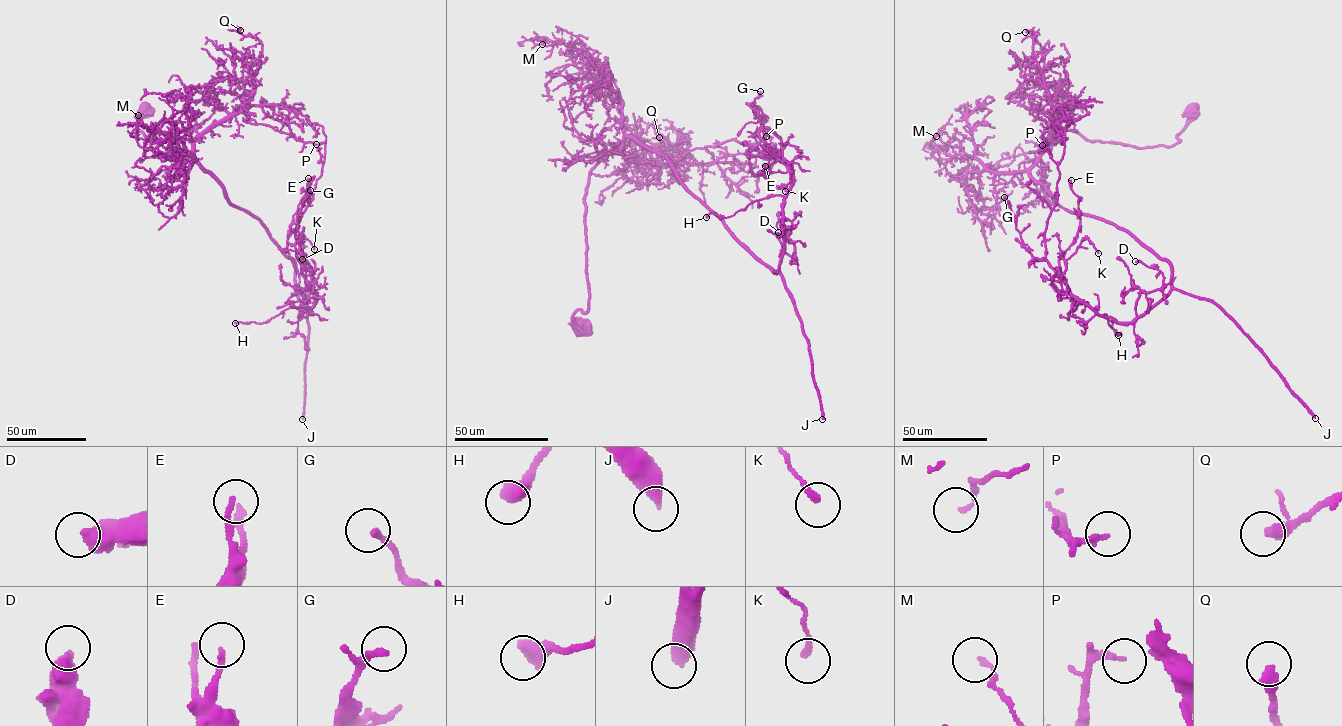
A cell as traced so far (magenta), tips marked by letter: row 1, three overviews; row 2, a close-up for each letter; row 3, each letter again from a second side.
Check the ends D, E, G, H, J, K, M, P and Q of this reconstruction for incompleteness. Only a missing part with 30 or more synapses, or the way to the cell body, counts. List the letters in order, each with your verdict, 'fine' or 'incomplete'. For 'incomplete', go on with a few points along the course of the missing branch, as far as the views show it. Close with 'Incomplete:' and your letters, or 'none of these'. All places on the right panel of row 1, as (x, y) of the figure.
D: fine
E: fine
G: fine
H: fine
J: incomplete
K: fine
M: fine
P: fine
Q: fine
Incomplete: J

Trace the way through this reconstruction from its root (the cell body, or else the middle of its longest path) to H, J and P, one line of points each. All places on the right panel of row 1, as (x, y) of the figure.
H: (1193, 107), (1171, 146), (1055, 129), (1030, 170), (1169, 264), (1164, 297), (1105, 315), (1118, 335)
J: (1193, 107), (1171, 146), (1055, 129), (1030, 175), (1168, 263), (1172, 286), (1217, 305), (1315, 418)
P: (1193, 107), (1171, 146), (1087, 141), (1056, 128), (1043, 150), (1056, 115), (1042, 145)

